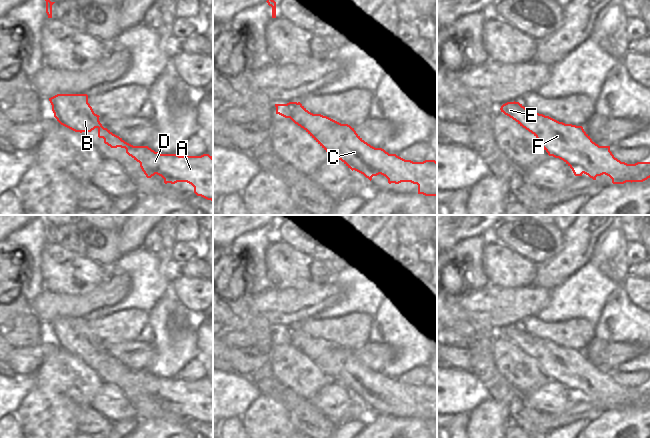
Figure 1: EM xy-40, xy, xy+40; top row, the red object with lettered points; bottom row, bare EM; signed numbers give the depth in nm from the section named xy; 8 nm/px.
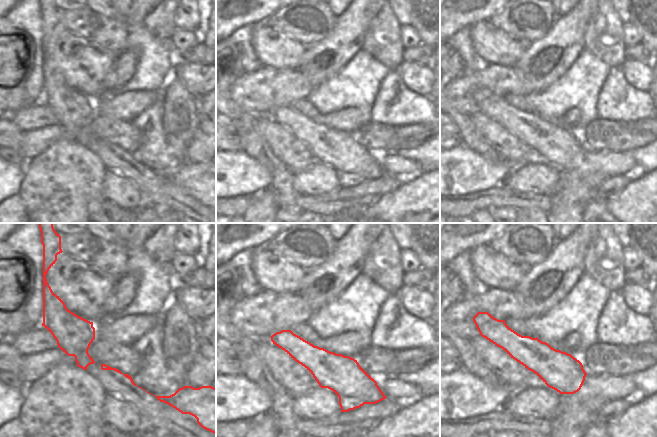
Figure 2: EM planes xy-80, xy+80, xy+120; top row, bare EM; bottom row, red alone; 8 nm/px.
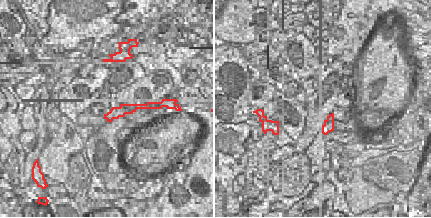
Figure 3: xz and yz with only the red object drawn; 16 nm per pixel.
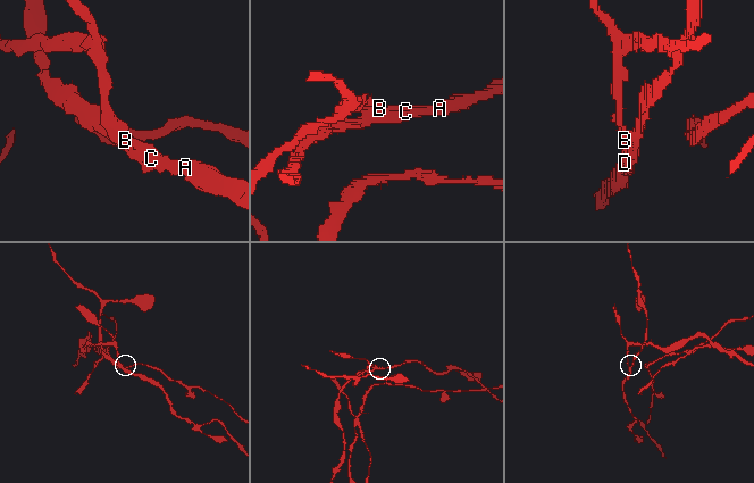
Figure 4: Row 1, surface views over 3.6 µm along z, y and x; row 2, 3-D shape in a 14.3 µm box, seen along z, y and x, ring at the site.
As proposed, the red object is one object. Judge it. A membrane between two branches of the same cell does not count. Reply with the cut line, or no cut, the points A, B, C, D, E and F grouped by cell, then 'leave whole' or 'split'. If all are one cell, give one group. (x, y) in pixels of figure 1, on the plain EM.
cut xy (296, 326), (290, 331), (290, 342); groups A C D E F / B; split

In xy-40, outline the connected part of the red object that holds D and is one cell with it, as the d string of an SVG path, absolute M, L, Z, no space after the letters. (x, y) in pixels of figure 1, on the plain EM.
M104 351L98 352L98 361L103 362L104 367L111 372L125 372L126 377L140 387L140 391L147 402L151 402L157 398L164 403L165 408L187 406L194 411L194 417L197 420L213 425L213 381L209 378L203 378L201 380L161 378L160 376L155 376L148 370L133 370Z

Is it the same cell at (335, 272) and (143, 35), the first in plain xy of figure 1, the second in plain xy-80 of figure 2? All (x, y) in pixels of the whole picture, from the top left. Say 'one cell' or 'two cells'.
two cells

